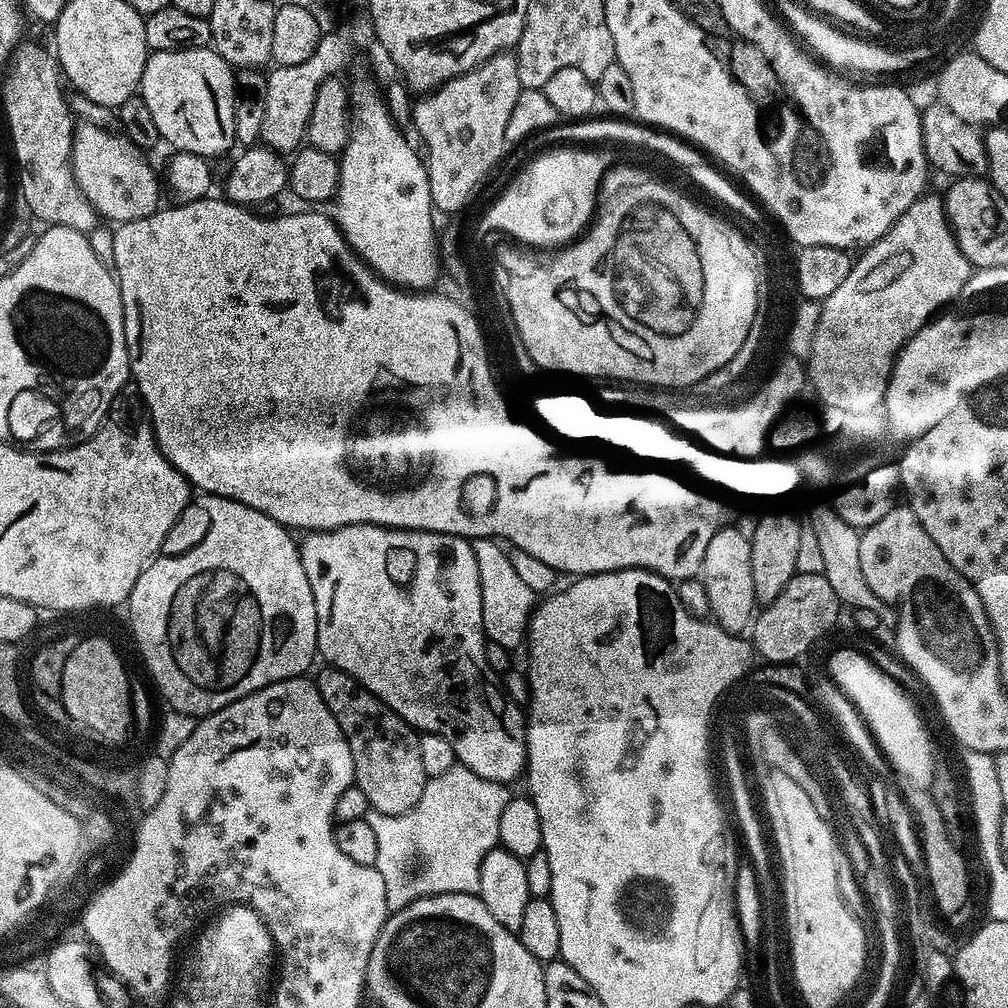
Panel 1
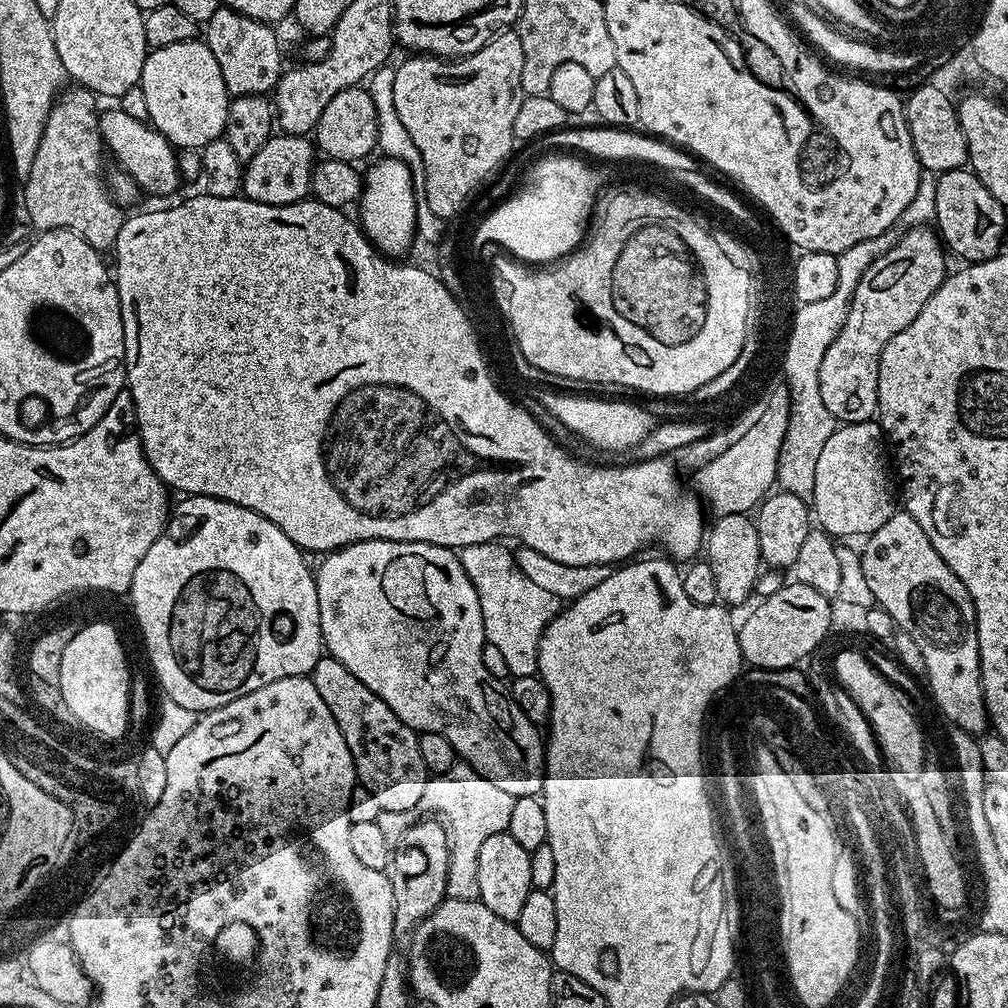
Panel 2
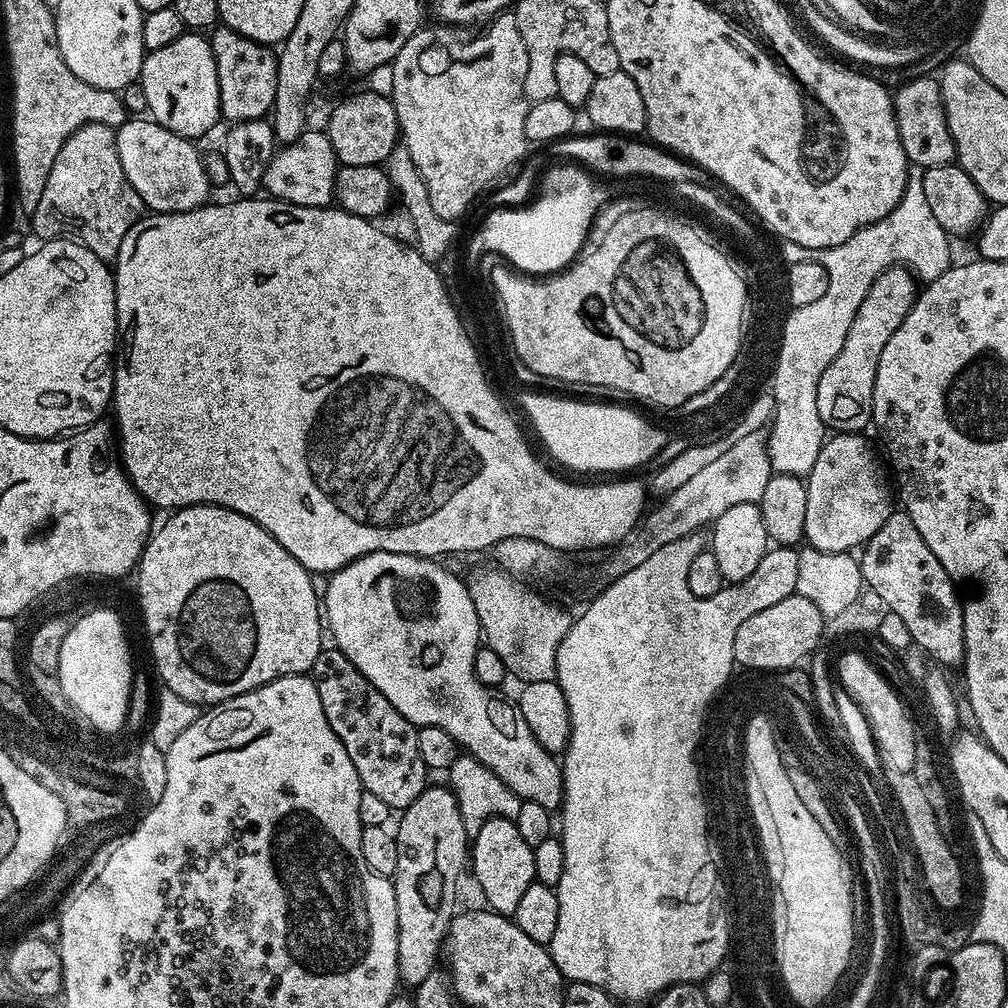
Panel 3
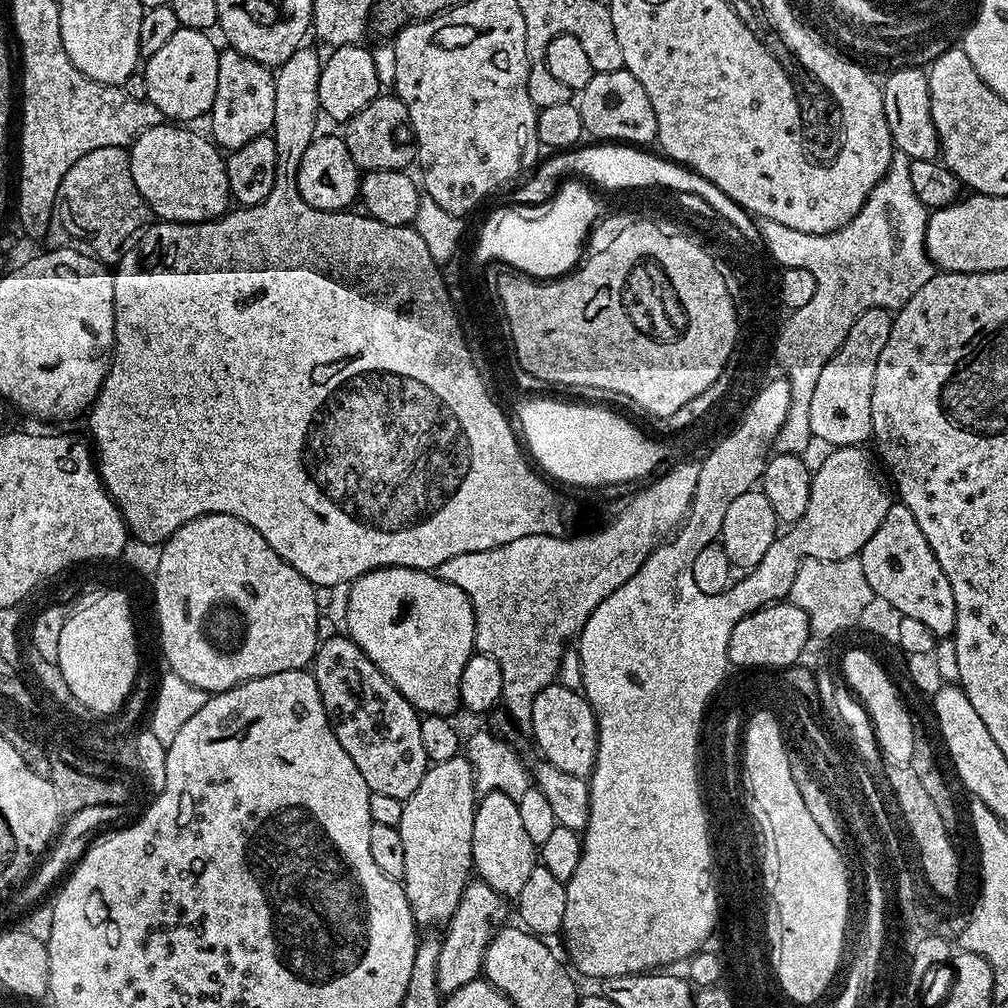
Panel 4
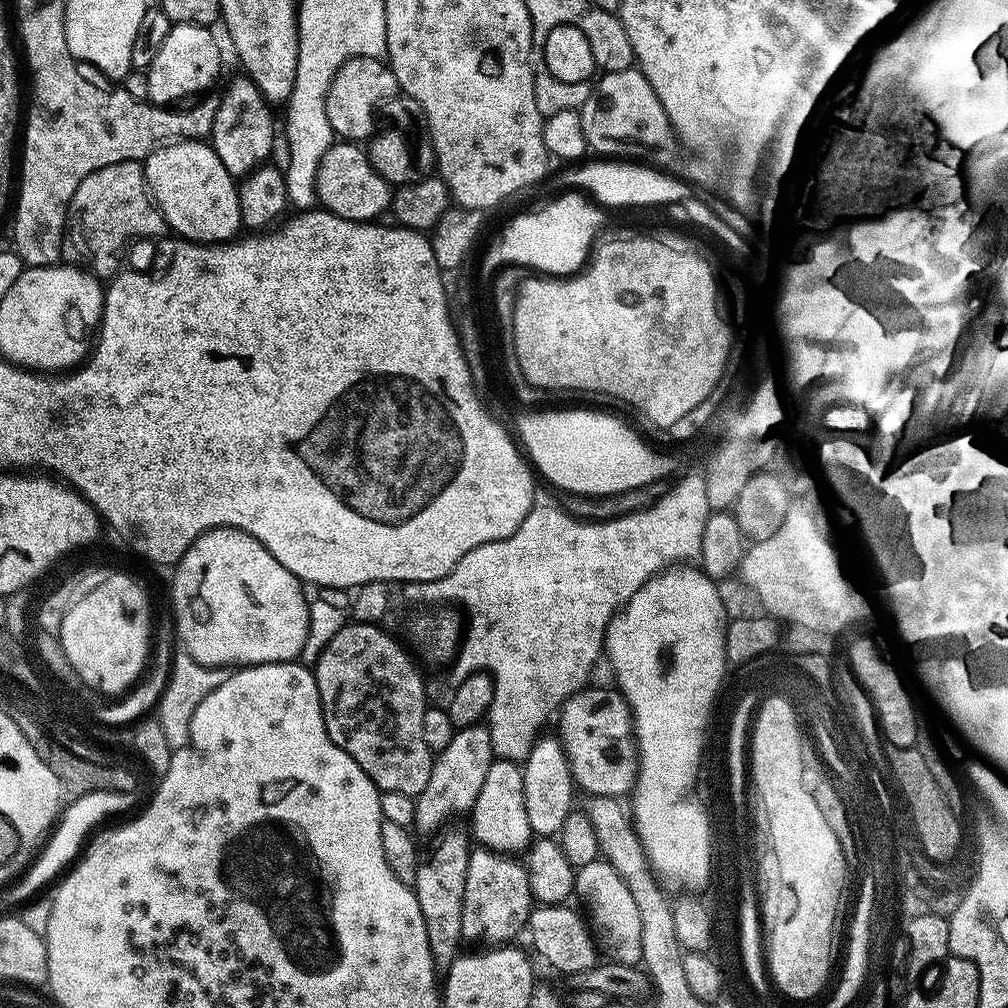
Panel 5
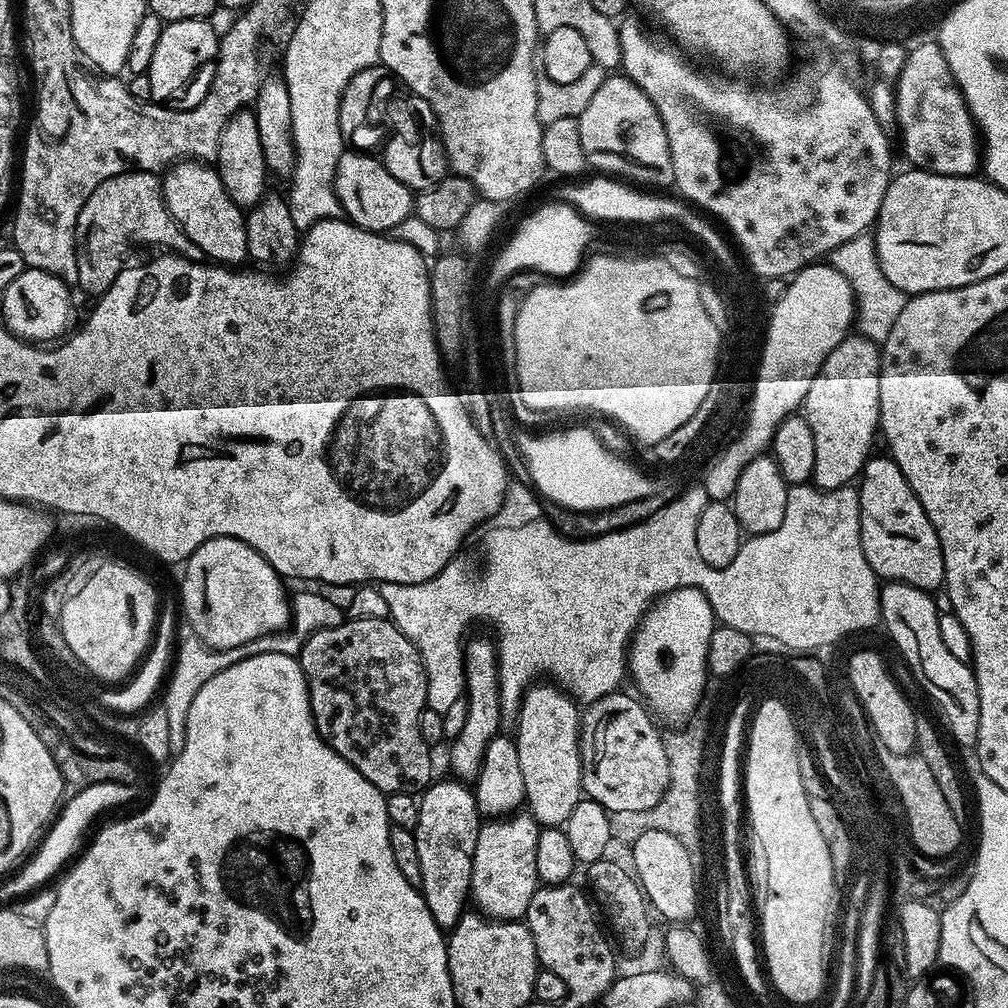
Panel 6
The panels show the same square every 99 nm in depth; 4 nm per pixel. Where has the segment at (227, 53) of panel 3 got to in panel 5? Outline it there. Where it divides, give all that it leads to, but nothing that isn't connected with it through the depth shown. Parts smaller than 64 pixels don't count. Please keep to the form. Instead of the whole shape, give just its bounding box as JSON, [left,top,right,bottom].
[210,74,276,178]

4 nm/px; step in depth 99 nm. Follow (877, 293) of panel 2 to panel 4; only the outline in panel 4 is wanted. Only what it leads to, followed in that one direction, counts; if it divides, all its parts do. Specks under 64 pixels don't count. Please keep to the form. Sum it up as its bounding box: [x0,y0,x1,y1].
[810,308,892,448]

